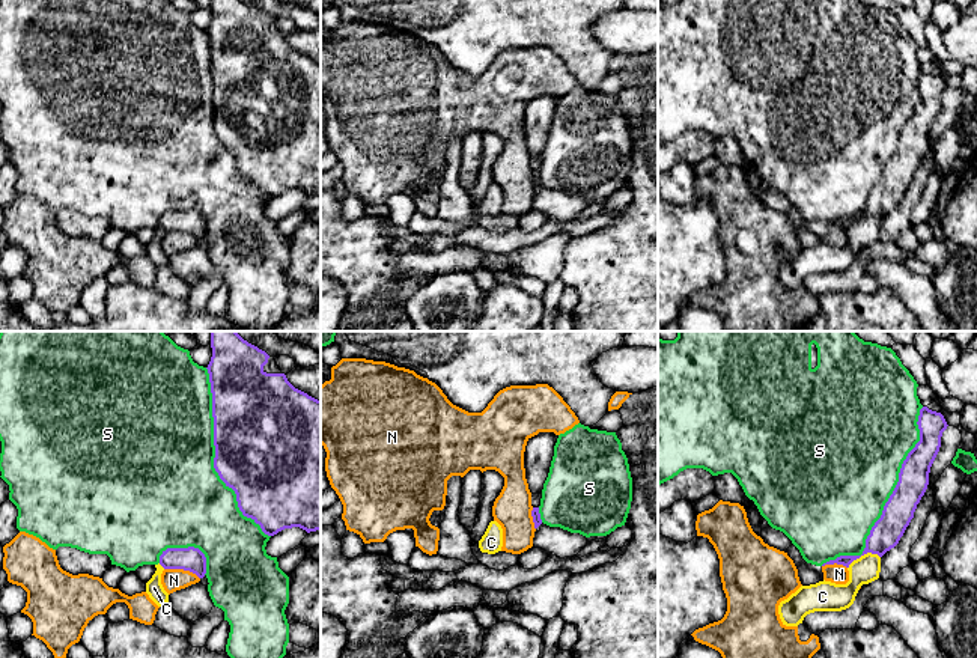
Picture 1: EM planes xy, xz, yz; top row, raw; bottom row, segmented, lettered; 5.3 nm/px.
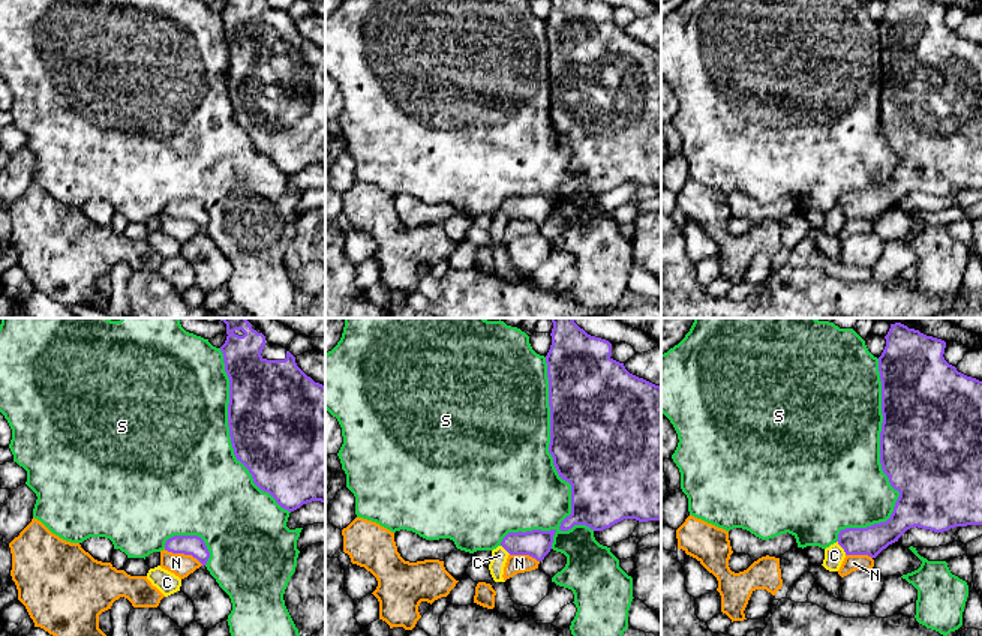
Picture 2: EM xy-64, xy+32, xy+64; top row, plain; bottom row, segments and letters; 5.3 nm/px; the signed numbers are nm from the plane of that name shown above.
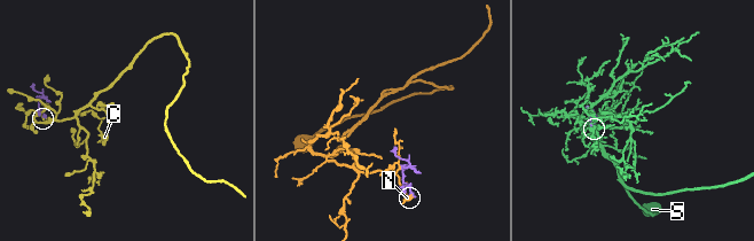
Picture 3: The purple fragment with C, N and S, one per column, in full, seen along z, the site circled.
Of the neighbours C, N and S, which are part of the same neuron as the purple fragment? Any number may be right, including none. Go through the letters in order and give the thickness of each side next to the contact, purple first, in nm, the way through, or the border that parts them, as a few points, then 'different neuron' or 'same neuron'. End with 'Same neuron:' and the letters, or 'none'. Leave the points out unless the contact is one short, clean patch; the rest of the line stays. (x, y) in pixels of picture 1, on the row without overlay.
C: 160/140 nm | different neuron
N: 130/120 nm | different neuron
S: 160/480 nm | different neuron
Same neuron: none

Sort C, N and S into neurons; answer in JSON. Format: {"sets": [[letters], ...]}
{"sets": [["C"], ["N"], ["S"]]}

